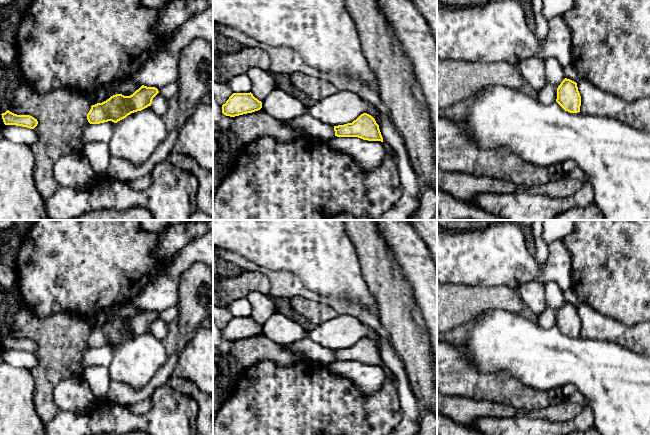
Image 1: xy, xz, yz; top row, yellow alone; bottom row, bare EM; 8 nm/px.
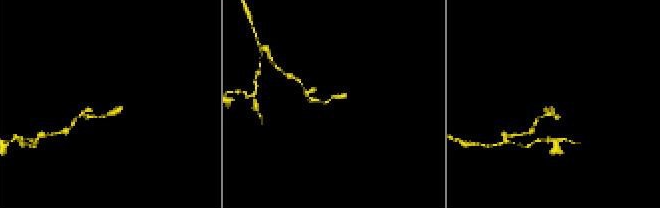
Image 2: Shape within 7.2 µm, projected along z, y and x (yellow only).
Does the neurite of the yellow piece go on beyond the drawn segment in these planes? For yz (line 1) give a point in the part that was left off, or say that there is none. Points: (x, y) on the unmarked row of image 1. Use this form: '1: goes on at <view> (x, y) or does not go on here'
1: does not go on here

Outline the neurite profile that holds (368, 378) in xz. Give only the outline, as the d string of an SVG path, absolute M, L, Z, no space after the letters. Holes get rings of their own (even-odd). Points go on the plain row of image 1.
M337 360L325 365L331 373L351 380L364 395L377 392L387 378L381 365Z

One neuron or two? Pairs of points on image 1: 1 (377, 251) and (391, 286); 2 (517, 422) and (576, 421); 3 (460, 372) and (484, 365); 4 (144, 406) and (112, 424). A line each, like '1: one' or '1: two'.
1: one
2: one
3: two
4: two

